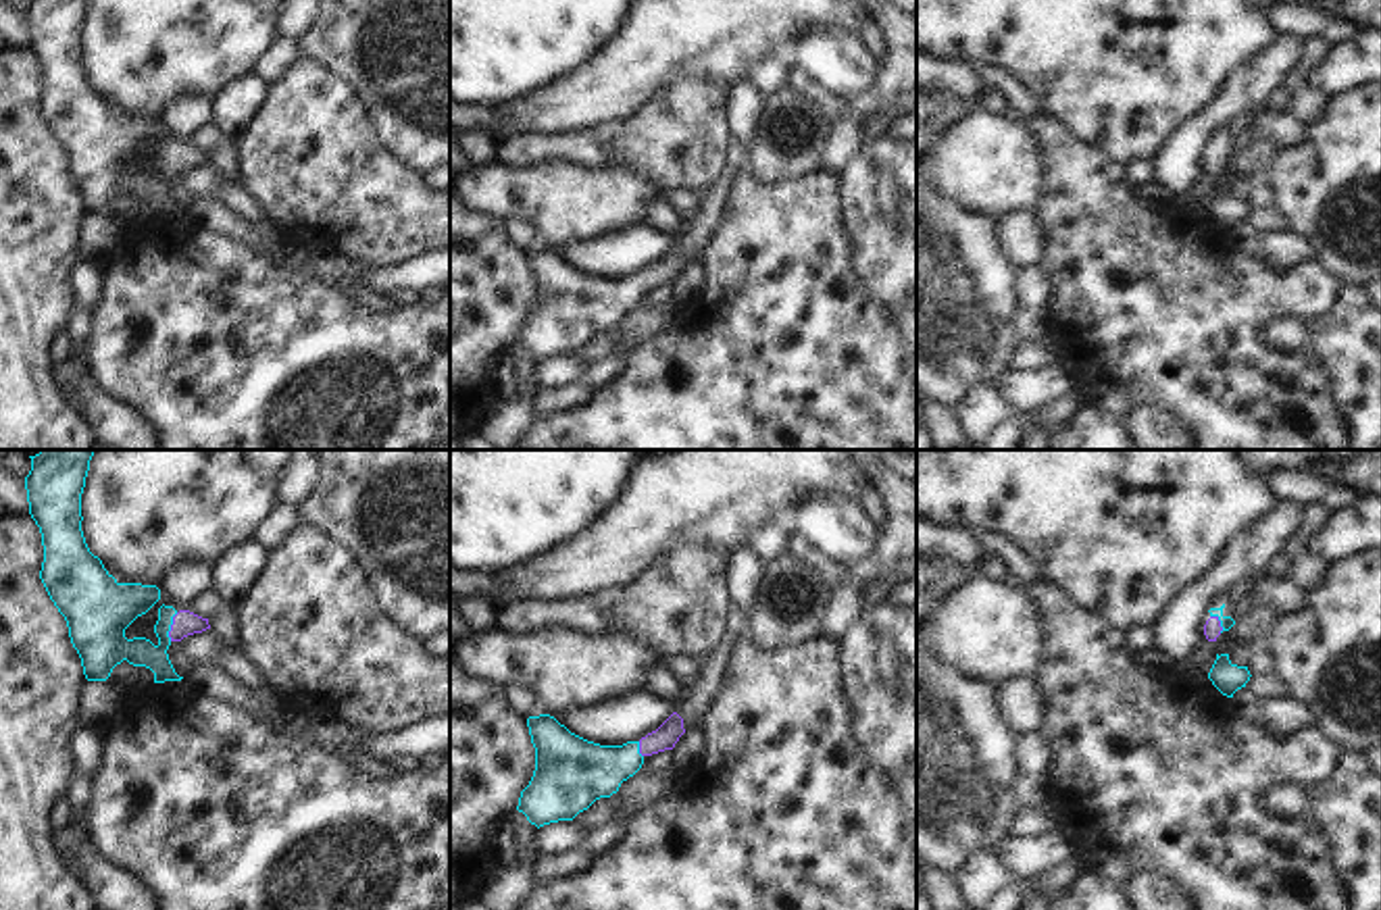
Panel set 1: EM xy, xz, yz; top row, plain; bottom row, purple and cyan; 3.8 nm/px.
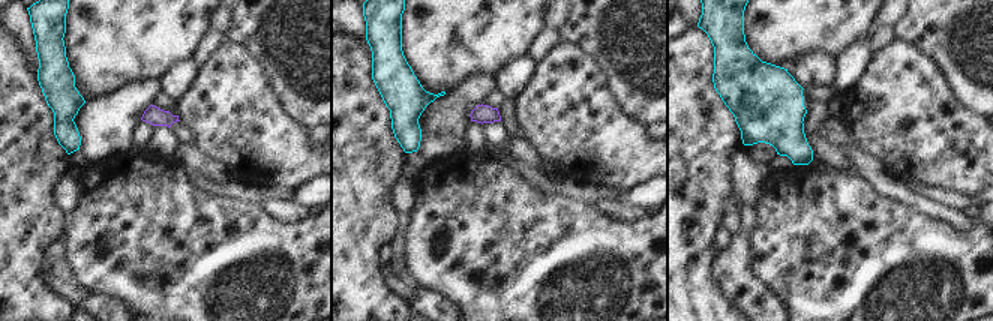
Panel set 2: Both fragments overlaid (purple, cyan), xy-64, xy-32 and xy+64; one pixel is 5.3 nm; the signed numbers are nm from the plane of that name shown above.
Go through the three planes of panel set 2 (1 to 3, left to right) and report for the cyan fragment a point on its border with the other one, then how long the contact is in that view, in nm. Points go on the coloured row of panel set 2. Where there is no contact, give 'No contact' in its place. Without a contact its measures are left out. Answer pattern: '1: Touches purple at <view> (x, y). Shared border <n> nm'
1: No contact
2: No contact
3: No contact.

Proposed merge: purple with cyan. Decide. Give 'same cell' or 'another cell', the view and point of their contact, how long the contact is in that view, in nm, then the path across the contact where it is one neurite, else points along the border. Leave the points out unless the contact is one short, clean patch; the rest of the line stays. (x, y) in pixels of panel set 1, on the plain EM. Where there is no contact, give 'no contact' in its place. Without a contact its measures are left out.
same cell | xy (171, 161) | 120 nm | across xy (186, 157), (171, 161), (128, 182), (111, 140)

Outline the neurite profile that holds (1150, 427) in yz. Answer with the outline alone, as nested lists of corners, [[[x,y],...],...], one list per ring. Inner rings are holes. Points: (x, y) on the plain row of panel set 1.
[[[1133,406],[1125,427],[1135,450],[1191,450],[1191,433],[1169,412],[1156,406]]]

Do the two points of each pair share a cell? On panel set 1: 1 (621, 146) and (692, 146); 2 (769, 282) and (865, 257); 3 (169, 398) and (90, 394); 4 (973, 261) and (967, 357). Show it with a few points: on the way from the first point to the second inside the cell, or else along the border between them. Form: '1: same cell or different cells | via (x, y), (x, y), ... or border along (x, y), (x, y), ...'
1: same cell | via (638, 146), (675, 146)
2: different cells | border along (840, 213), (850, 265), (875, 302)
3: different cells | border along (84, 359), (86, 371), (105, 392), (148, 421)
4: same cell | via (967, 284), (967, 334)

